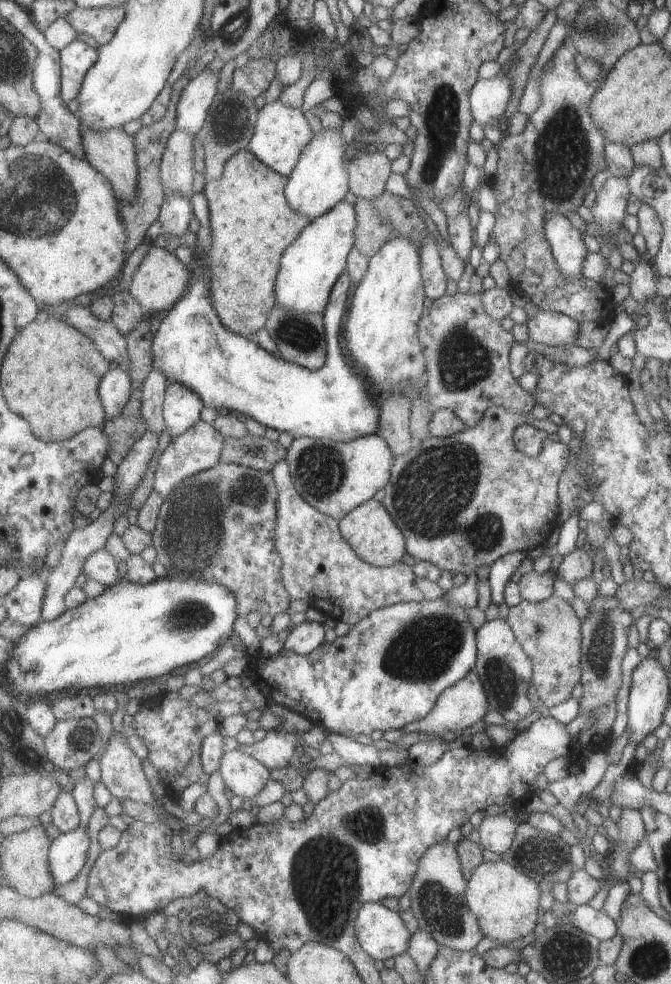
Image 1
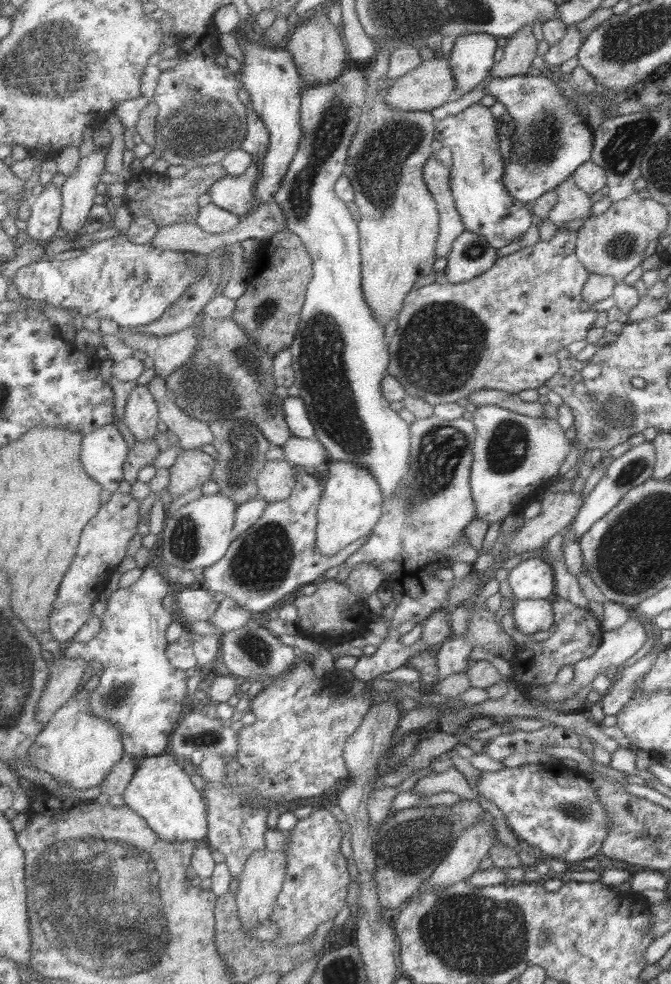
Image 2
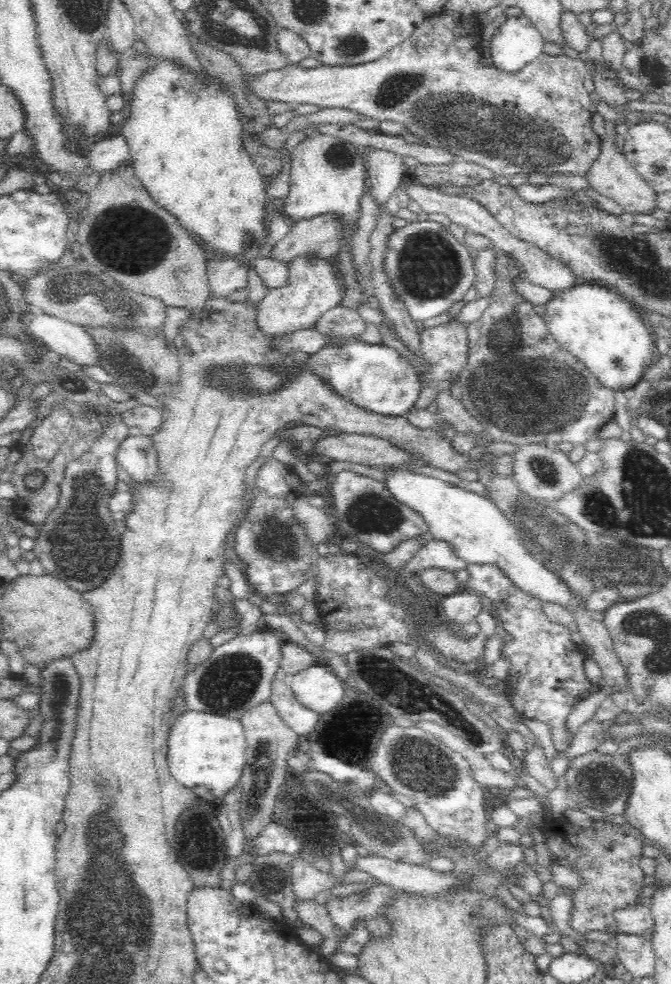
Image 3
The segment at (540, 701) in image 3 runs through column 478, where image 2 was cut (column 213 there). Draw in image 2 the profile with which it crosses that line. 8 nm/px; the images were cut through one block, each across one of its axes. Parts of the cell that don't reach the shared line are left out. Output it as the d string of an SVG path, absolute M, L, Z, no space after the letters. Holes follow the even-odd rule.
M295 465L297 476L297 485L295 485L294 494L287 500L279 502L270 502L266 508L265 514L249 529L237 536L231 543L227 554L218 562L202 570L204 581L201 585L211 592L215 592L220 597L229 597L237 601L241 608L246 608L253 612L260 621L265 613L273 609L277 602L293 594L305 584L317 583L322 581L322 576L333 566L343 566L346 560L355 554L364 542L370 536L366 536L358 542L348 546L346 550L336 554L333 558L327 558L318 549L318 510L323 500L325 491L324 481L312 475L307 475L299 470L299 465Z

